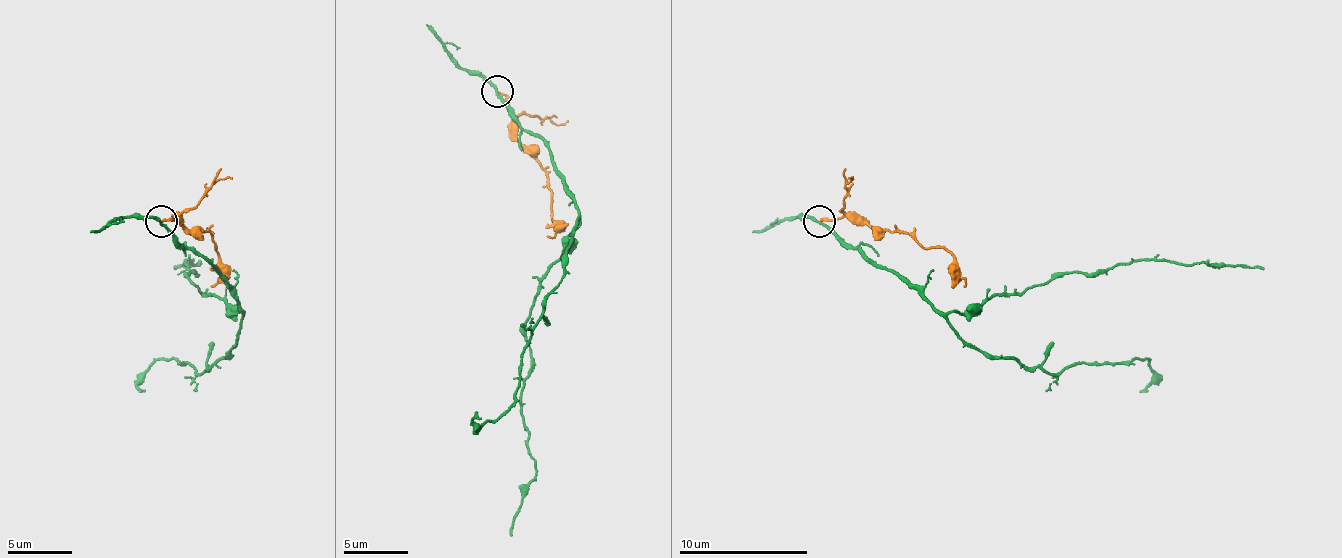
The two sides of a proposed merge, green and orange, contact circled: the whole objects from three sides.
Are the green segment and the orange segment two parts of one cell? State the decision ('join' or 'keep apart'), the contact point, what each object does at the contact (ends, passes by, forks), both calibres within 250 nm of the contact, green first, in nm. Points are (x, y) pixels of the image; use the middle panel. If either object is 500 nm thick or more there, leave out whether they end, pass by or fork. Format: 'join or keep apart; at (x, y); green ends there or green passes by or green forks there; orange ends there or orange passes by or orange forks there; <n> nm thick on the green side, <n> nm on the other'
keep apart; at (497, 91); green passes by; orange ends there; 220 nm thick on the green side, 170 nm on the other

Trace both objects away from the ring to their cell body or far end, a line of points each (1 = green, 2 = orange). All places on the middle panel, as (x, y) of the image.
1: (496, 92), (551, 153), (580, 218), (525, 333), (532, 372), (522, 420), (535, 478), (509, 536)
2: (496, 92), (506, 98), (512, 134), (548, 182), (554, 224), (548, 237)

